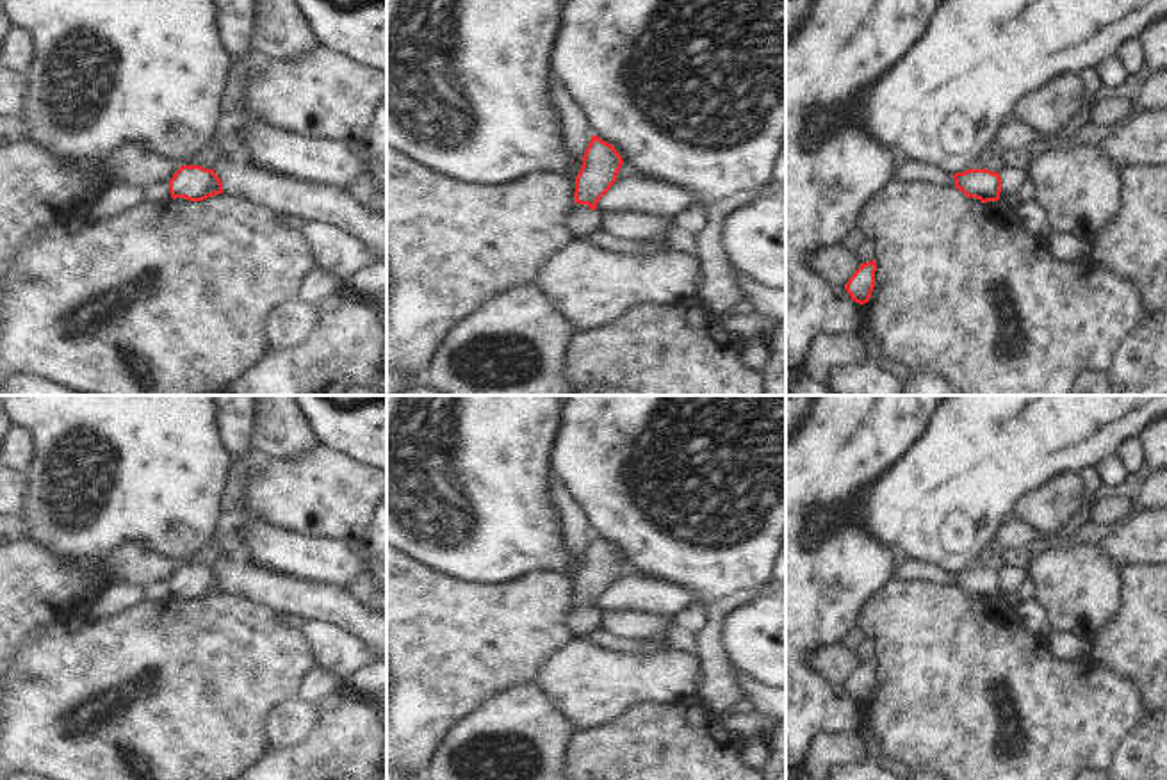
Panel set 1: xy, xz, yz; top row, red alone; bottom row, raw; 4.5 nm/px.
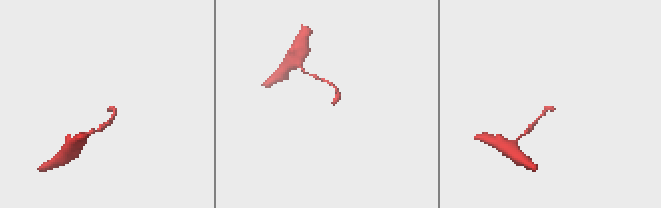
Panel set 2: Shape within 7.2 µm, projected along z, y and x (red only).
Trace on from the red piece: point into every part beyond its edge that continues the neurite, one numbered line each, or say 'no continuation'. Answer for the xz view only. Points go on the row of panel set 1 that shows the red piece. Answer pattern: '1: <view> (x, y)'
no continuation

